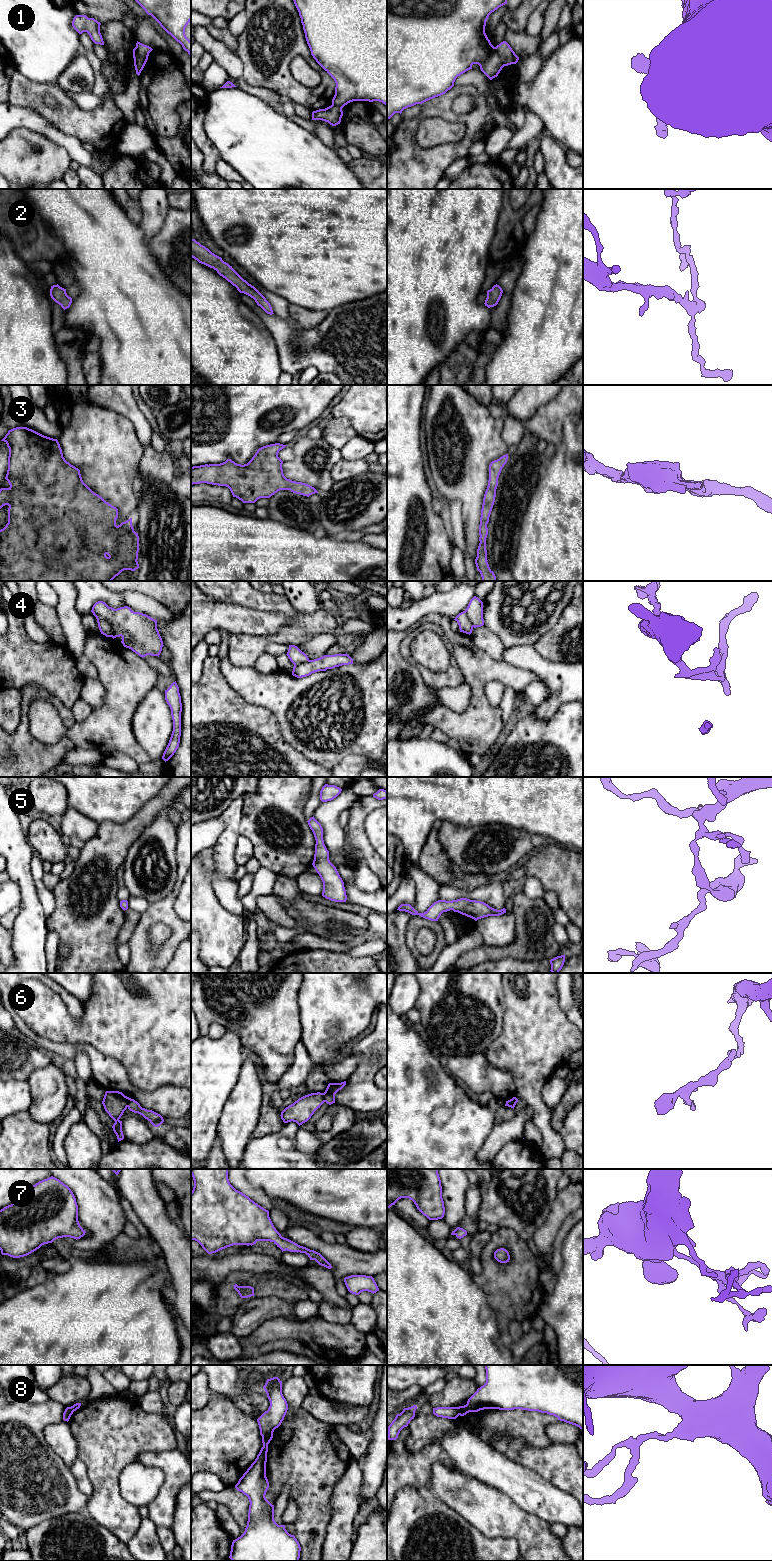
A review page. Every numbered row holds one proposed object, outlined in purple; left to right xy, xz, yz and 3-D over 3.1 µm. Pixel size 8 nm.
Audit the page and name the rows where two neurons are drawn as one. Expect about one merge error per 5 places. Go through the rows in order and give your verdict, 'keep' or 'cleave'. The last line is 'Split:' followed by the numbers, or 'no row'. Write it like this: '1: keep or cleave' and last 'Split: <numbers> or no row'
1: cleave
2: keep
3: keep
4: cleave
5: keep
6: cleave
7: keep
8: cleave
Split: 1, 4, 6, 8

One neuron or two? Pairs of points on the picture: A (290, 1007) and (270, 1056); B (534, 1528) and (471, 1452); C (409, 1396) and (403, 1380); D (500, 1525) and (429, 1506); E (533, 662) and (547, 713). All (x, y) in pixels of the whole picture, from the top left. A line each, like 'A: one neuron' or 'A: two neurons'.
A: one neuron
B: two neurons
C: two neurons
D: two neurons
E: one neuron

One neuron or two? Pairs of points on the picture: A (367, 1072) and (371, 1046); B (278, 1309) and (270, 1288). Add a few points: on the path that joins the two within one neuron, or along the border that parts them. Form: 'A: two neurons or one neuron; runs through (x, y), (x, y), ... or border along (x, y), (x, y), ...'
A: one neuron; runs through (368, 1066), (371, 1060), (371, 1052)
B: two neurons; border along (258, 1296), (278, 1296), (293, 1303)

